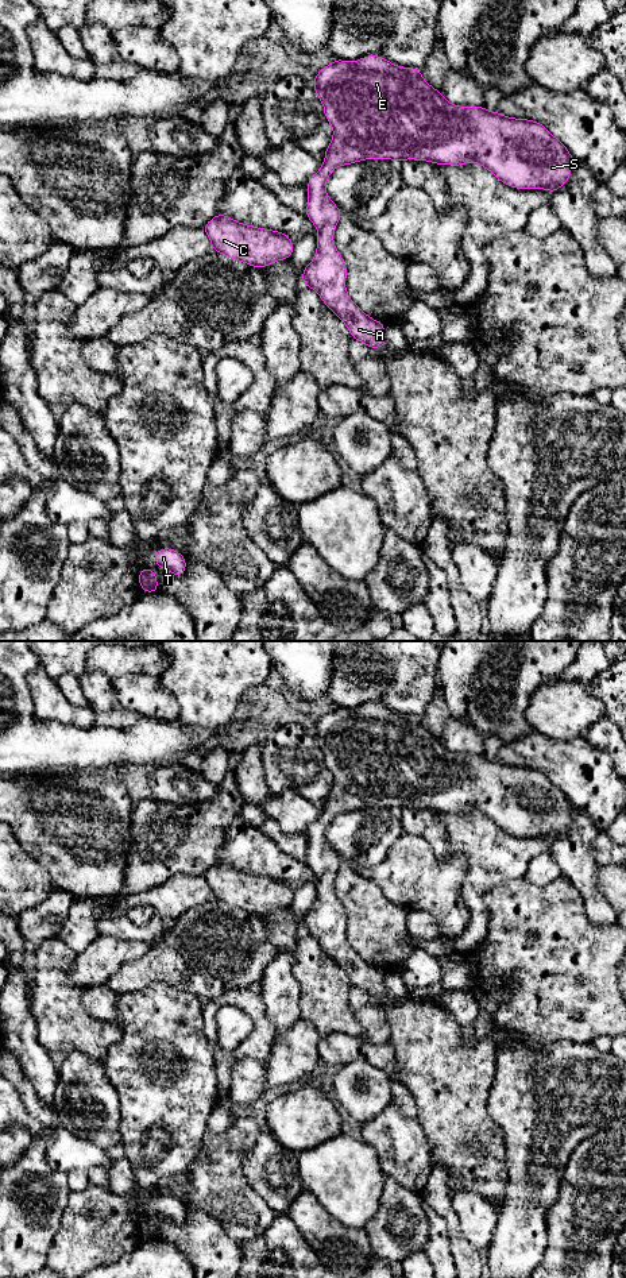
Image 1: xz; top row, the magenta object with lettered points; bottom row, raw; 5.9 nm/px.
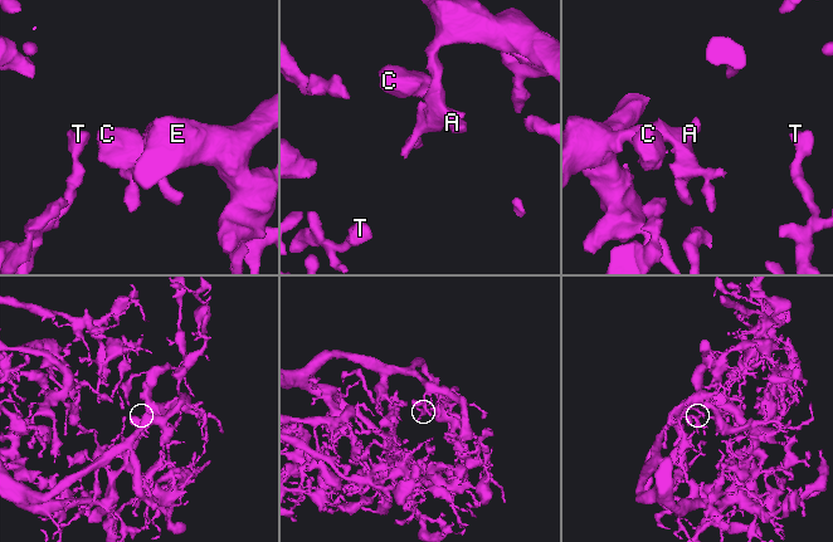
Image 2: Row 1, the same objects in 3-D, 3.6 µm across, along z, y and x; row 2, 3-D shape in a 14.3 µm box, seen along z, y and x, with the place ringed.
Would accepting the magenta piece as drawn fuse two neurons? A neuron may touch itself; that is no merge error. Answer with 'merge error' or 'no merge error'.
no merge error

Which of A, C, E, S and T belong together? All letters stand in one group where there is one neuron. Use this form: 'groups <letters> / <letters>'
groups A C E S T

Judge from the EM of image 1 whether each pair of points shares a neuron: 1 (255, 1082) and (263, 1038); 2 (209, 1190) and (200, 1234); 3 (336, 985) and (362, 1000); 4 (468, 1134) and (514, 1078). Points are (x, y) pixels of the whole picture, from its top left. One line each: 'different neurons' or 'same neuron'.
1: different neurons
2: different neurons
3: different neurons
4: different neurons

